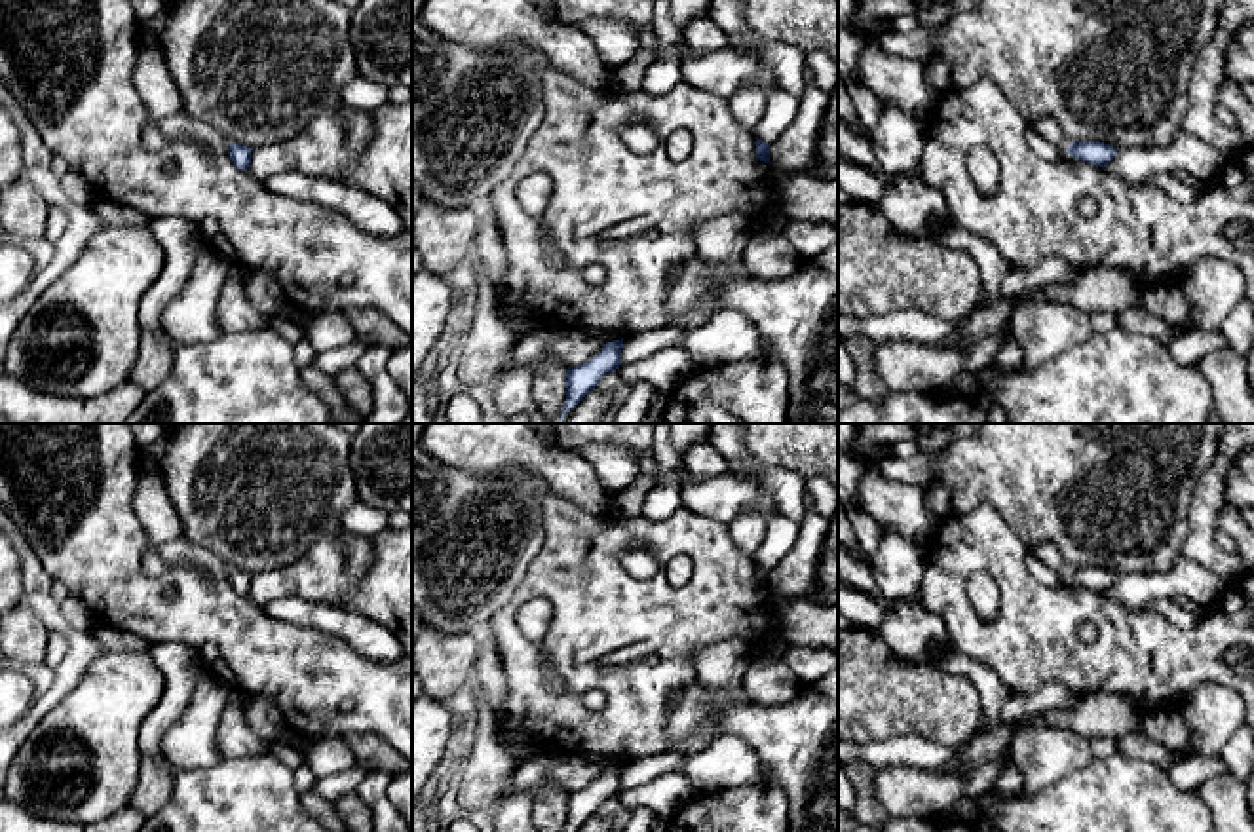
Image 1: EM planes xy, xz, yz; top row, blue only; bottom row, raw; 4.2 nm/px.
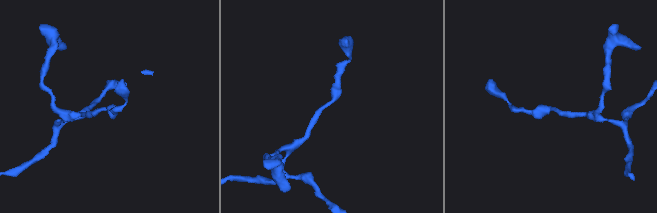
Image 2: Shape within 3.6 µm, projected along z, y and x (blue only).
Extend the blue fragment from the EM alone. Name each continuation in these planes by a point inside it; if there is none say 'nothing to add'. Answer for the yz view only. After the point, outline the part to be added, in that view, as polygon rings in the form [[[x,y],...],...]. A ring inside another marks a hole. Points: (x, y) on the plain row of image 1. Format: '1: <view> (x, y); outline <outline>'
nothing to add

